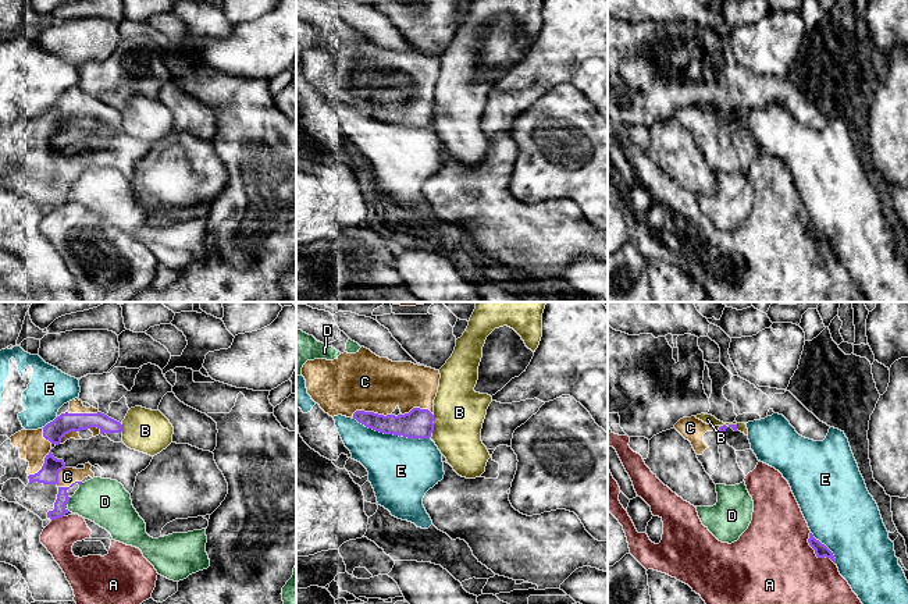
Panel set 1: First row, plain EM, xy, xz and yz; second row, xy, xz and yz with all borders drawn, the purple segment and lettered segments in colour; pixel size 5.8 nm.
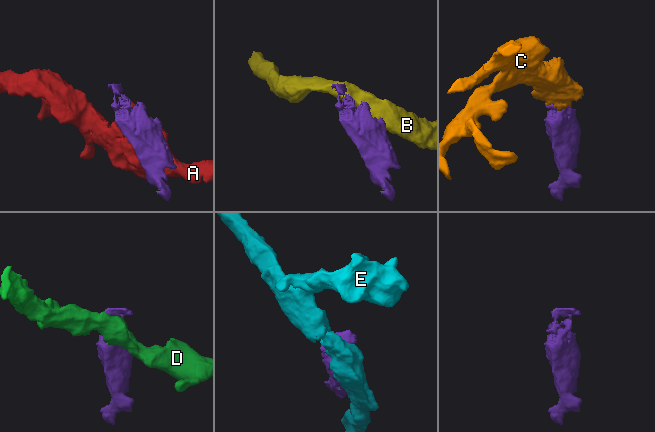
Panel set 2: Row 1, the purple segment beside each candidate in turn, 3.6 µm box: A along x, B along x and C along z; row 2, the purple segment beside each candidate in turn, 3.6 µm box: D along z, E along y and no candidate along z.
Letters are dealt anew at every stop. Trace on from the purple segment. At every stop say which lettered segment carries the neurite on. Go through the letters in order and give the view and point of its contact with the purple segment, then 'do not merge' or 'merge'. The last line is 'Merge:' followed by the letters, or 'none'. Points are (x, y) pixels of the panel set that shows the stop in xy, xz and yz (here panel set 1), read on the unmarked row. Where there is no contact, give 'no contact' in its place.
A: contact yz (815, 241); do not merge
B: contact xz (433, 116); do not merge
C: contact xy (63, 176); merge
D: contact xy (68, 188); do not merge
E: contact xz (377, 118); do not merge
Merge: C

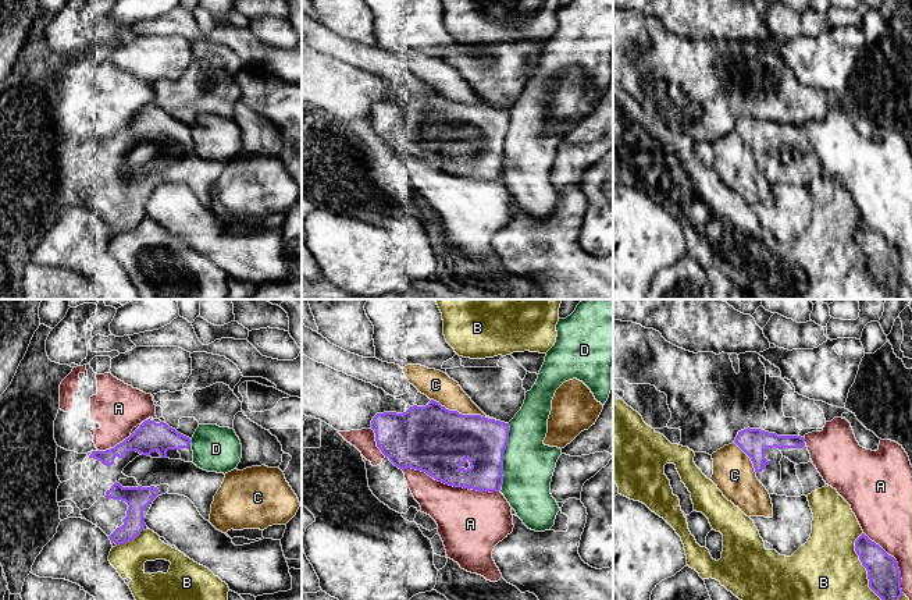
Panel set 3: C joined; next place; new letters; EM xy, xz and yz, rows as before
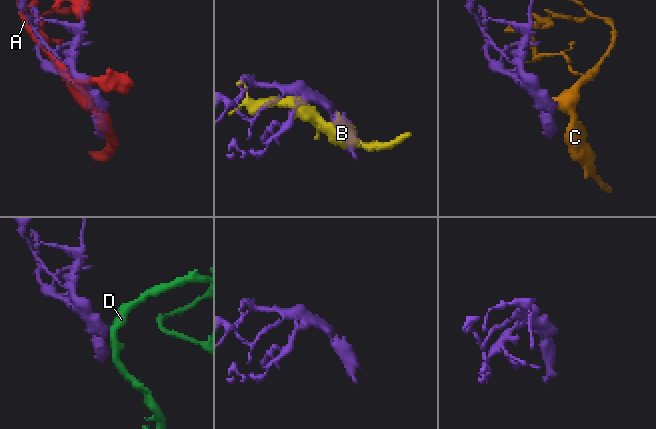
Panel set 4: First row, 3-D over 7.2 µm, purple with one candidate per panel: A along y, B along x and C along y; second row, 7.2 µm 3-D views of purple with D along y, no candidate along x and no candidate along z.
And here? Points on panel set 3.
A: contact xz (435, 167); do not merge
B: contact yz (866, 258); do not merge
C: contact xz (463, 103); do not merge
D: contact xz (505, 137); do not merge
Merge: none

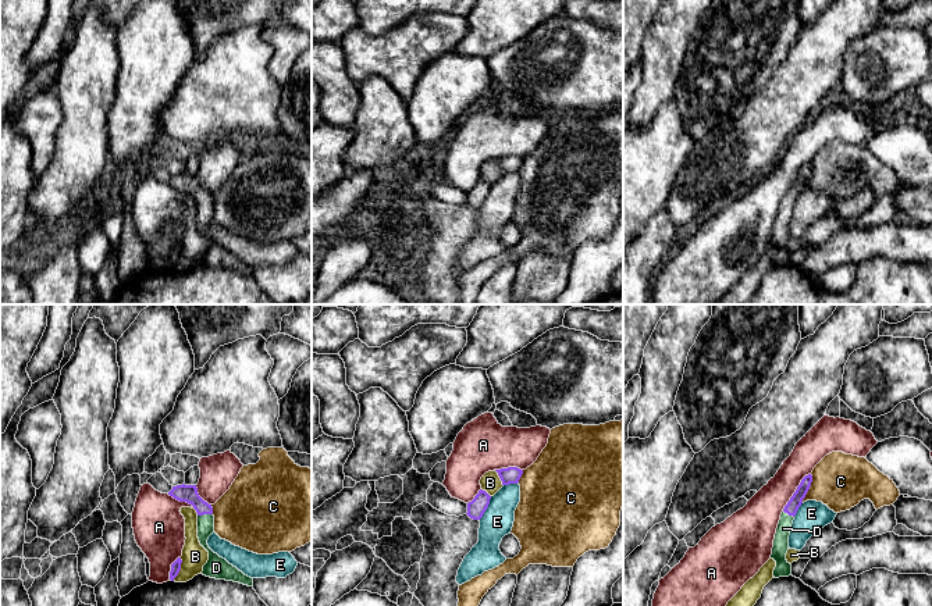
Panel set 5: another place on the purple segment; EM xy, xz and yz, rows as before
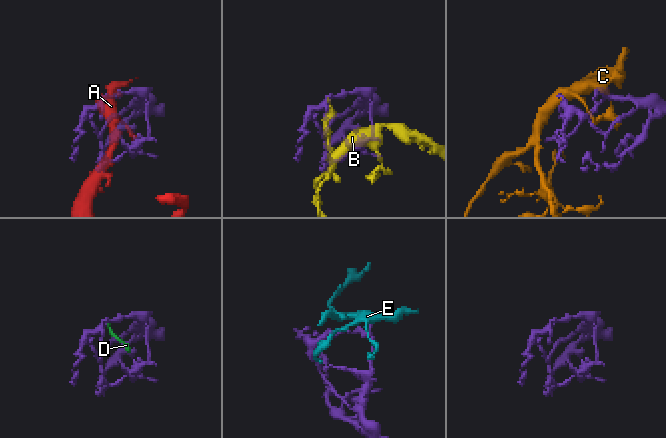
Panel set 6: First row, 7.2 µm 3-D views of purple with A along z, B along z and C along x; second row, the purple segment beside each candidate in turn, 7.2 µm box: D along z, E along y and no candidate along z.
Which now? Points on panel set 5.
A: contact yz (796, 179); do not merge
B: contact xy (180, 257); do not merge
C: contact yz (808, 177); do not merge
D: contact xy (205, 202); merge
E: contact xz (486, 198); do not merge
Merge: D

